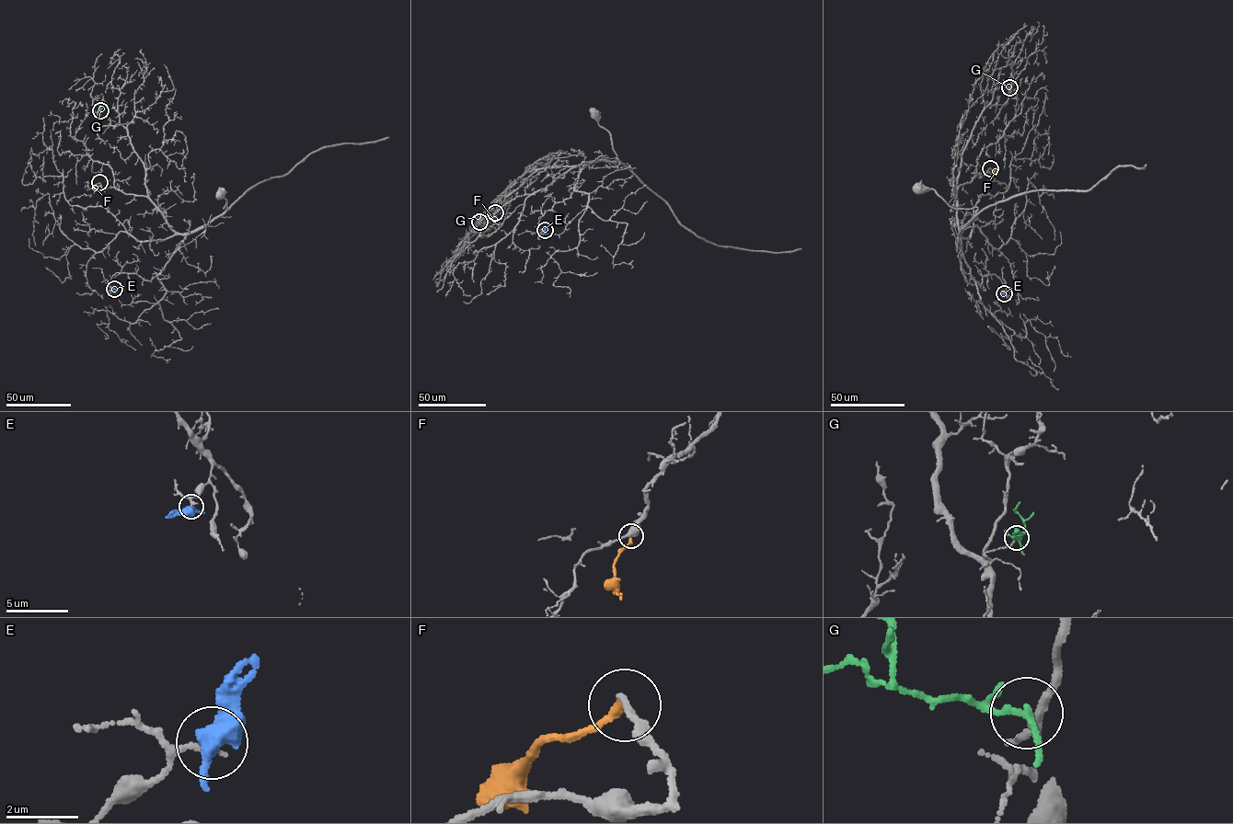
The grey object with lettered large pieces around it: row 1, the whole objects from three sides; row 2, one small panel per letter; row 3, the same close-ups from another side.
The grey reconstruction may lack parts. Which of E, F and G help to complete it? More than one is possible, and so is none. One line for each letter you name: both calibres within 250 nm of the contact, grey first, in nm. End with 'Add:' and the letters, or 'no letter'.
Add: no letter

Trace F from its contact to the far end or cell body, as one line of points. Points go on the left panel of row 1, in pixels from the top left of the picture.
F: (99, 182), (93, 193)

